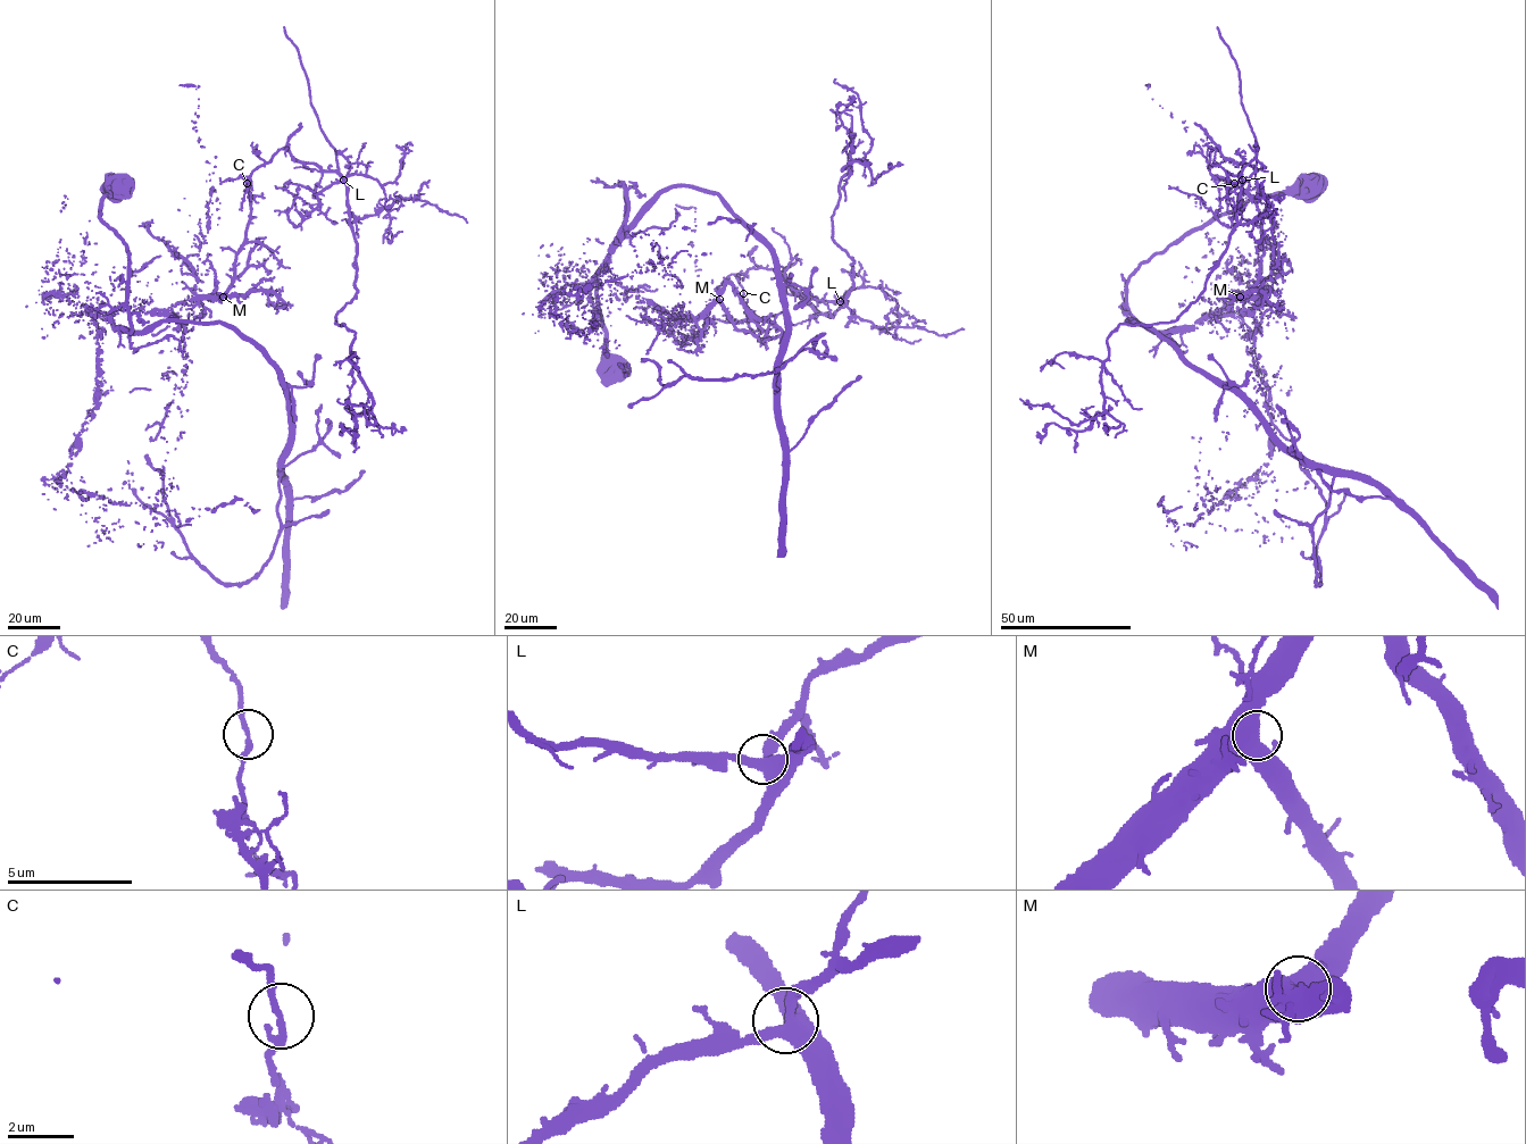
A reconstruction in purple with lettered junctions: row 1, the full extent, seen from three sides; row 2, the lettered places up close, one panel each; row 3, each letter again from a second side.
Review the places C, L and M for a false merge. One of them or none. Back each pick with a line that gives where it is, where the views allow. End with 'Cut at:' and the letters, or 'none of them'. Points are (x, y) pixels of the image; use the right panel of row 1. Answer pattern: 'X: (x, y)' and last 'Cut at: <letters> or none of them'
C: (1234, 183)
Cut at: C

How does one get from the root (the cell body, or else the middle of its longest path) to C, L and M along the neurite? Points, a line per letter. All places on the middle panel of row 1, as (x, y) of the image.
C: (609, 368), (597, 270), (622, 227), (624, 185), (611, 281), (678, 320), (717, 301), (745, 320), (743, 293)
L: (609, 368), (597, 270), (624, 185), (605, 272), (669, 317), (745, 320), (757, 268), (820, 314), (840, 301)
M: (609, 368), (597, 270), (622, 227), (624, 185), (611, 281), (678, 320), (719, 299)

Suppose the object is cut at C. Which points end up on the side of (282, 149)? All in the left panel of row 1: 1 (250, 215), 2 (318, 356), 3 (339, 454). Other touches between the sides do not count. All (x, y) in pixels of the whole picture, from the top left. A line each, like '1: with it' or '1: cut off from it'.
1: cut off from it
2: cut off from it
3: cut off from it

